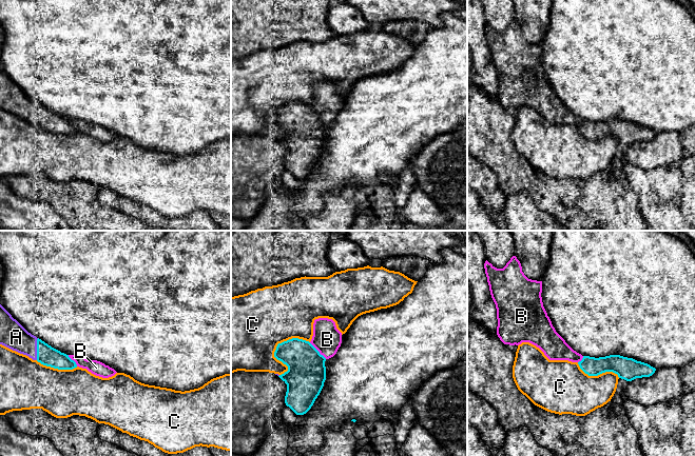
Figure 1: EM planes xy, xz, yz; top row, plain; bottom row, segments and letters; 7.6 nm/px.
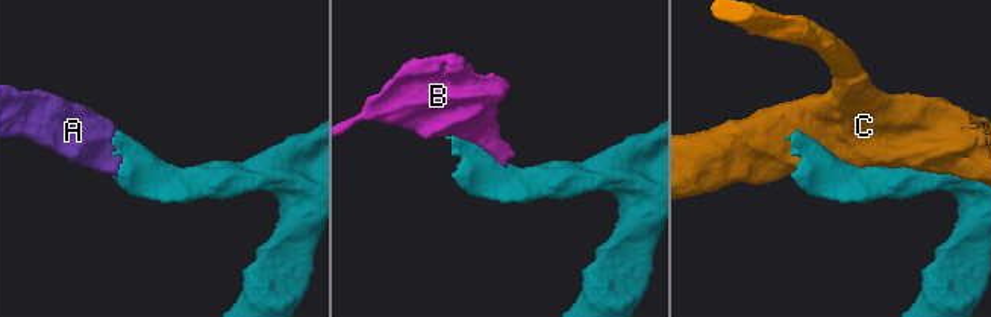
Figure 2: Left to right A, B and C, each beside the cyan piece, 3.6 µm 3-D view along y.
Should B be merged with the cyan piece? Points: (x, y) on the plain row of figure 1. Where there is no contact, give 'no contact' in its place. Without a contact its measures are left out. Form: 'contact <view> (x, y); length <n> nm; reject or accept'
contact xz (317, 115); length 180 nm; reject

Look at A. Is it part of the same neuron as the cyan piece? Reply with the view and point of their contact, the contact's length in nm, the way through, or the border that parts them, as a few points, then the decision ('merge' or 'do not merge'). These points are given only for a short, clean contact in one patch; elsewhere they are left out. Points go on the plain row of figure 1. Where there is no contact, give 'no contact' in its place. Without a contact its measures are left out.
meets cyan in xy at (37, 113); contact 170 nm long; merge

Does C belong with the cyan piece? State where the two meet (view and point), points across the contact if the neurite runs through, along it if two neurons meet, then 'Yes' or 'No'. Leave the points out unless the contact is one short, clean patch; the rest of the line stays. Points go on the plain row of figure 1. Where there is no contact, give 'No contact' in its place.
Touches cyan at xz (276, 111). No

